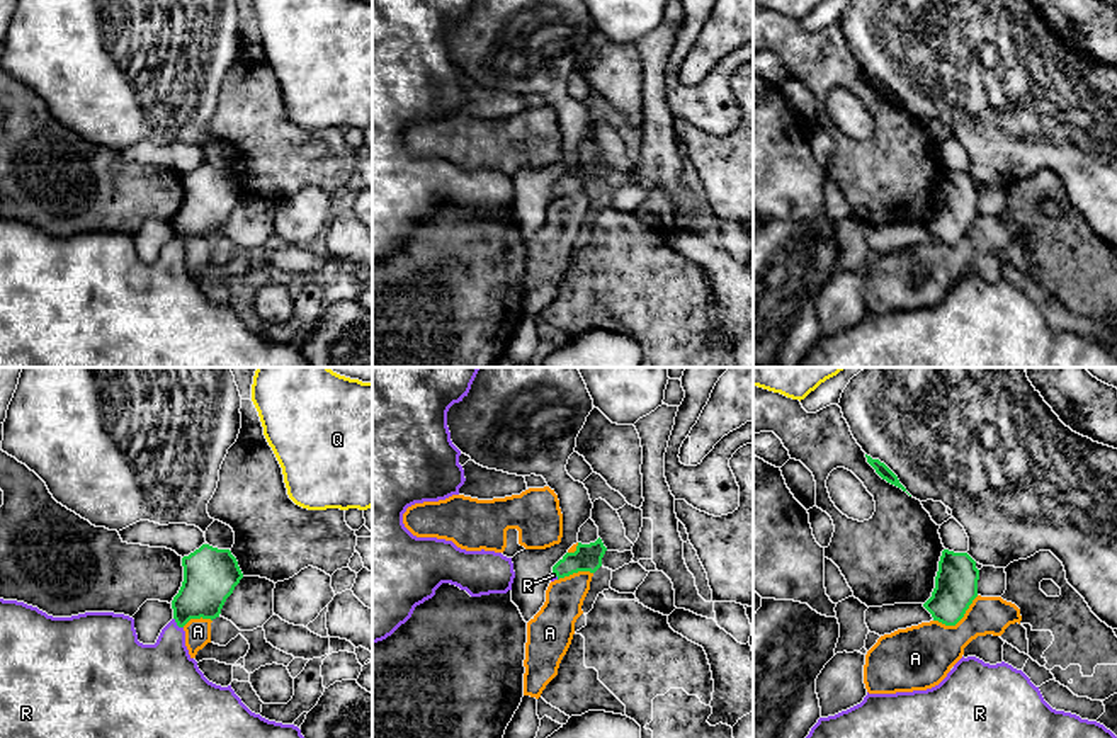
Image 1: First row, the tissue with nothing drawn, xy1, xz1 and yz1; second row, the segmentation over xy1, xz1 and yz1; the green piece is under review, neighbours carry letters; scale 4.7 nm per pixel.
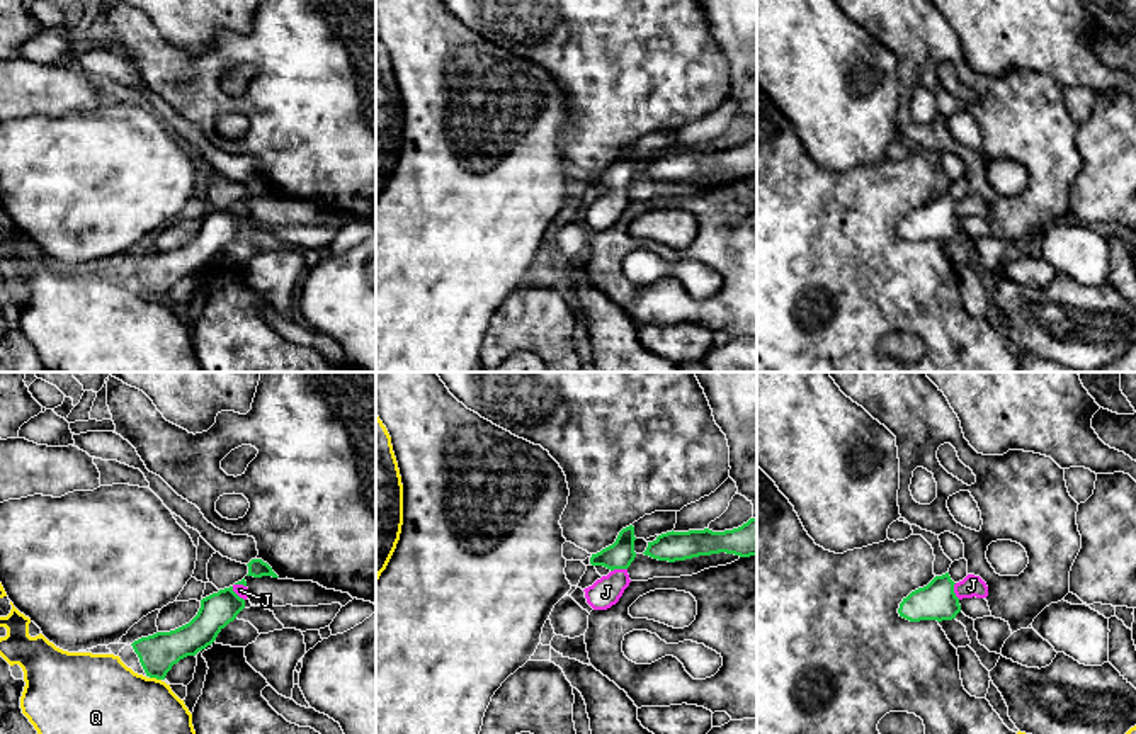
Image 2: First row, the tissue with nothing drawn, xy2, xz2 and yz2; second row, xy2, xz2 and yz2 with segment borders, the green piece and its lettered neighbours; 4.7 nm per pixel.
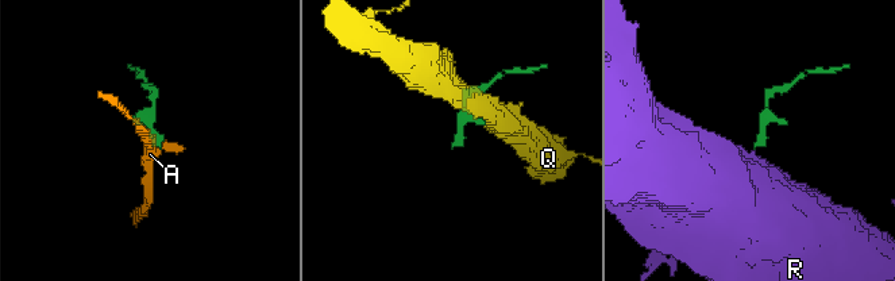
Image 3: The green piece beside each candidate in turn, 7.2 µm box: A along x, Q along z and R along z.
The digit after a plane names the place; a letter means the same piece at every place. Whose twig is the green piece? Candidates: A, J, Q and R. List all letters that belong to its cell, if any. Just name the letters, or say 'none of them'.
R

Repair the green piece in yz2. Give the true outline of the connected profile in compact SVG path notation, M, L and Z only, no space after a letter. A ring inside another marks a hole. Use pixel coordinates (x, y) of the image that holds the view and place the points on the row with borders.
M949 573L935 576L927 586L912 591L900 603L900 617L910 622L952 620L961 612Z

